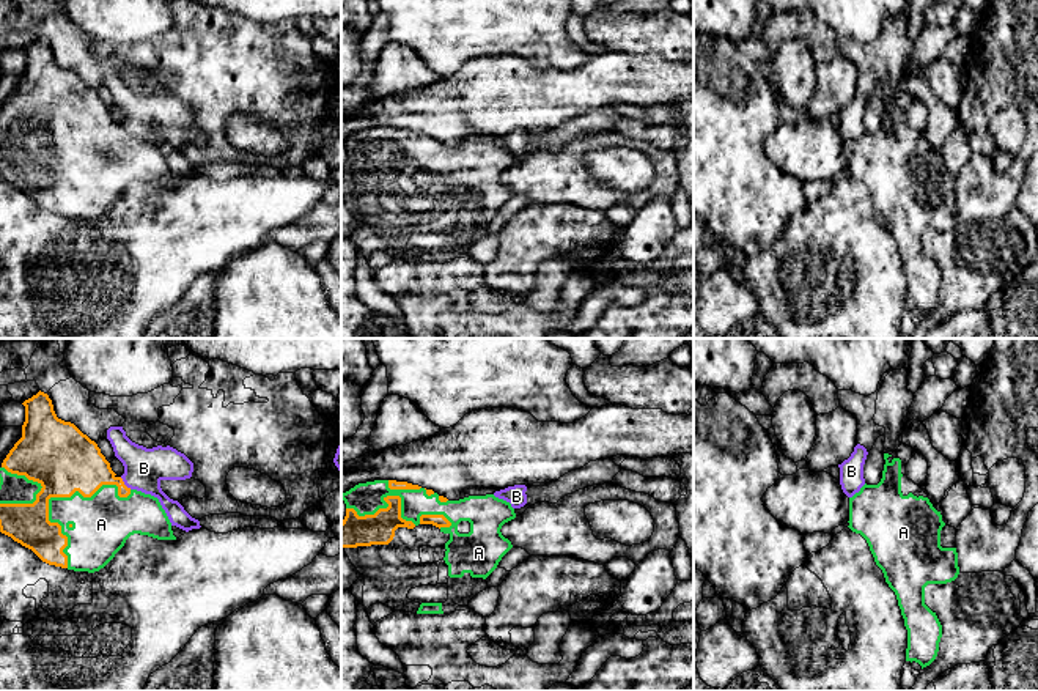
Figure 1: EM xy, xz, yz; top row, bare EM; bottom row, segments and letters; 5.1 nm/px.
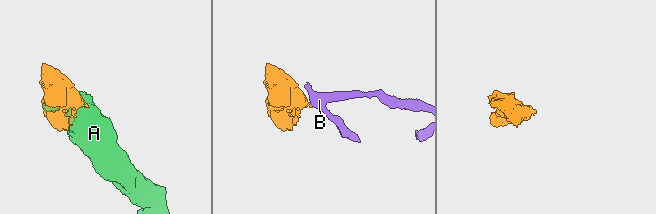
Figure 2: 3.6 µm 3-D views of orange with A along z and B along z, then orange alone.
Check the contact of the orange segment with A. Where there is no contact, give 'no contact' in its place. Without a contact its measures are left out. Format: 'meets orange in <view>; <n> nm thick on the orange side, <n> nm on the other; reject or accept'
meets orange in xy; 340 nm thick on the orange side, 280 nm on the other; accept

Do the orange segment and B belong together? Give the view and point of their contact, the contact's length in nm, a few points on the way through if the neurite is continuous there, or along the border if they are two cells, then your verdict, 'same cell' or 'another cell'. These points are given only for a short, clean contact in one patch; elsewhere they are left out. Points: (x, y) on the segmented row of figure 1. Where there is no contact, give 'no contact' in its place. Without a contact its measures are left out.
meets orange in xy at (123, 484); contact 90 nm long; border along xy (120, 477), (131, 488); another cell

